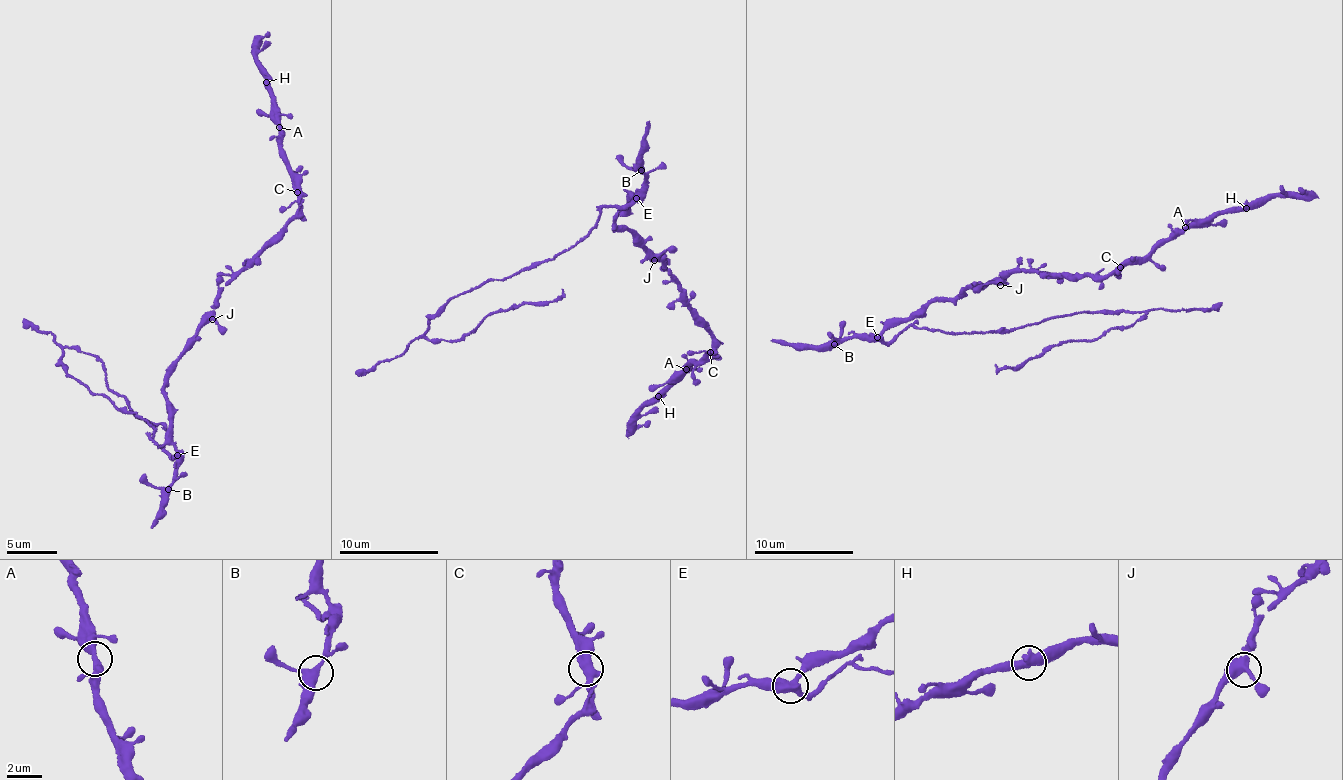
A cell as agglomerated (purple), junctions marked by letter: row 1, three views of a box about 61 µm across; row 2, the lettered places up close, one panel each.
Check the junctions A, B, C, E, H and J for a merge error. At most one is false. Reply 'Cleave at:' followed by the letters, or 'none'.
Cleave at: E

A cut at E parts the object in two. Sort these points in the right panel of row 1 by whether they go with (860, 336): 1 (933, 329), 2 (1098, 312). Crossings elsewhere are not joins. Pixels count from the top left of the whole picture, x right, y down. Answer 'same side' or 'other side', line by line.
1: other side
2: other side

